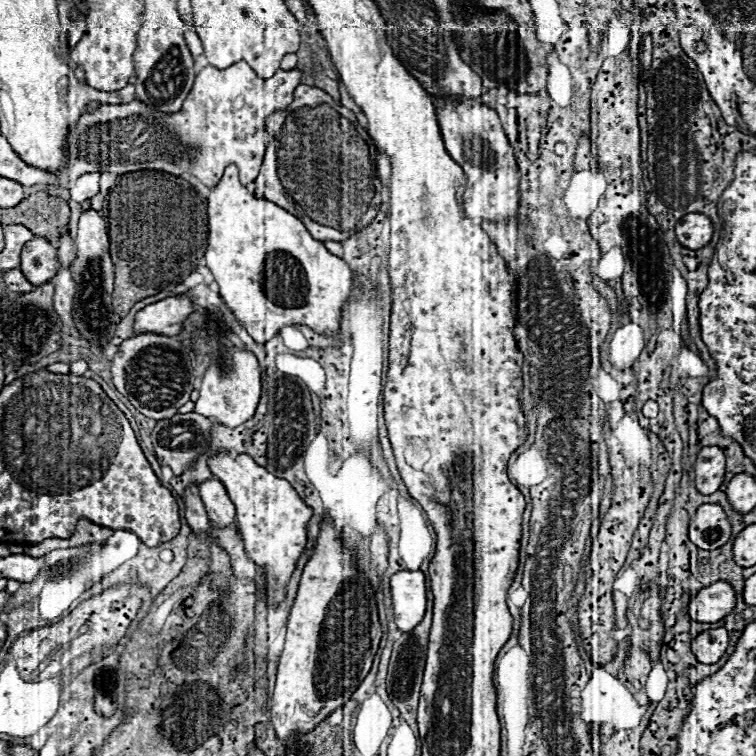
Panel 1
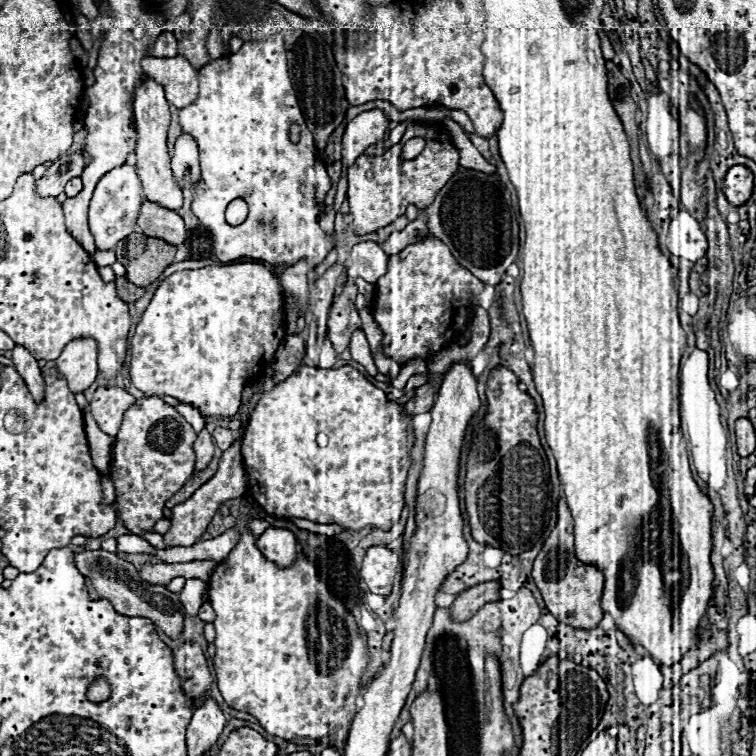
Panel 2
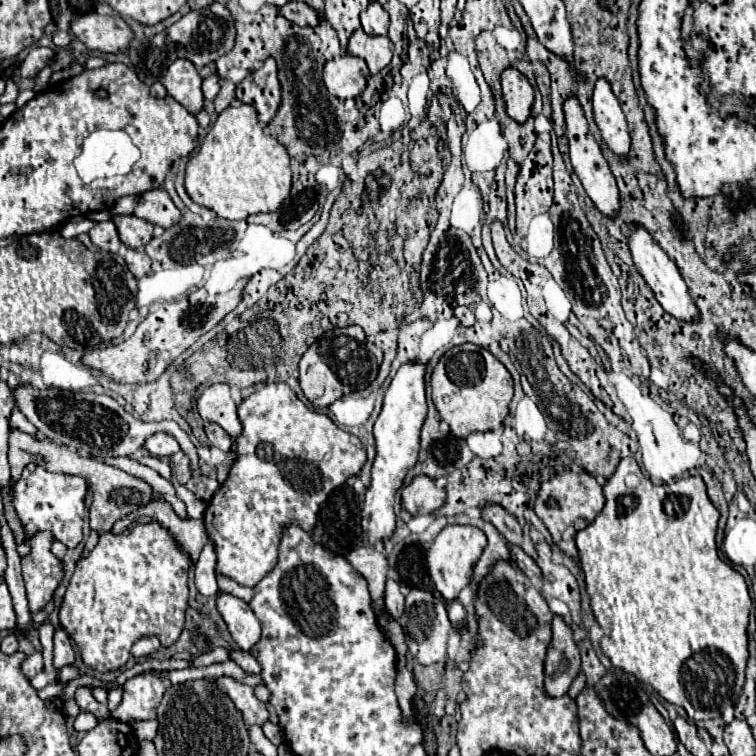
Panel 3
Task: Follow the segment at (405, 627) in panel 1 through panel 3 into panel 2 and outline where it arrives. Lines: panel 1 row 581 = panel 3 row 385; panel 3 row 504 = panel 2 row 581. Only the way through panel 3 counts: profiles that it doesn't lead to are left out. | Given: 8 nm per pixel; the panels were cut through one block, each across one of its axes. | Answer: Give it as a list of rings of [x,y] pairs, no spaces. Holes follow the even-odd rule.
[[[372,546],[366,550],[360,576],[372,594],[380,594],[380,596],[390,594],[398,562],[400,556],[388,550],[386,546]]]

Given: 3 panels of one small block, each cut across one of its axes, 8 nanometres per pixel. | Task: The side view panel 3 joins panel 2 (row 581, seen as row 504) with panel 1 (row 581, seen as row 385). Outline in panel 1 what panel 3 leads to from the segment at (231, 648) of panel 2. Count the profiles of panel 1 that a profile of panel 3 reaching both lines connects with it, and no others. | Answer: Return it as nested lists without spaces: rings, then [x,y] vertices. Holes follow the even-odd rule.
[[[218,450],[208,458],[210,472],[226,486],[234,506],[236,522],[242,532],[246,552],[252,562],[262,568],[262,582],[272,604],[284,600],[284,588],[294,572],[296,560],[306,546],[306,524],[312,510],[298,498],[288,480],[272,476],[262,466],[258,466],[248,454],[232,456],[226,450]]]

